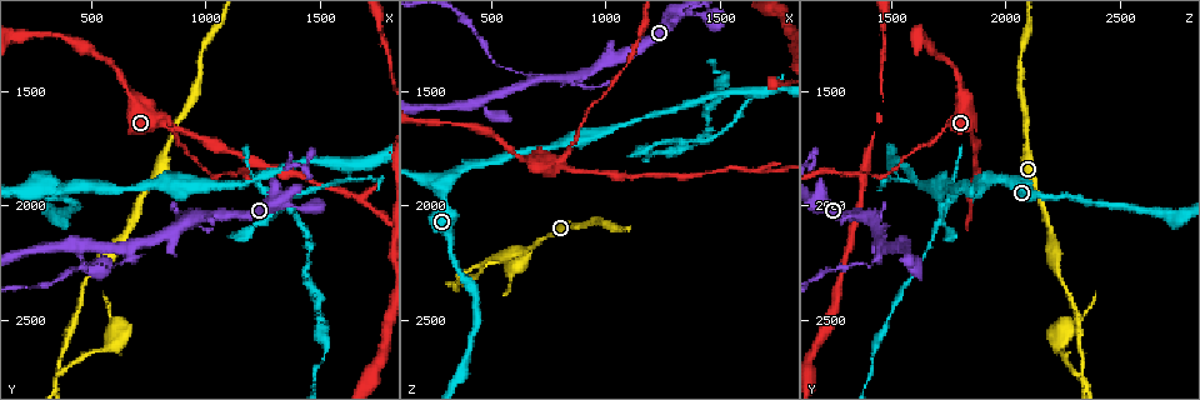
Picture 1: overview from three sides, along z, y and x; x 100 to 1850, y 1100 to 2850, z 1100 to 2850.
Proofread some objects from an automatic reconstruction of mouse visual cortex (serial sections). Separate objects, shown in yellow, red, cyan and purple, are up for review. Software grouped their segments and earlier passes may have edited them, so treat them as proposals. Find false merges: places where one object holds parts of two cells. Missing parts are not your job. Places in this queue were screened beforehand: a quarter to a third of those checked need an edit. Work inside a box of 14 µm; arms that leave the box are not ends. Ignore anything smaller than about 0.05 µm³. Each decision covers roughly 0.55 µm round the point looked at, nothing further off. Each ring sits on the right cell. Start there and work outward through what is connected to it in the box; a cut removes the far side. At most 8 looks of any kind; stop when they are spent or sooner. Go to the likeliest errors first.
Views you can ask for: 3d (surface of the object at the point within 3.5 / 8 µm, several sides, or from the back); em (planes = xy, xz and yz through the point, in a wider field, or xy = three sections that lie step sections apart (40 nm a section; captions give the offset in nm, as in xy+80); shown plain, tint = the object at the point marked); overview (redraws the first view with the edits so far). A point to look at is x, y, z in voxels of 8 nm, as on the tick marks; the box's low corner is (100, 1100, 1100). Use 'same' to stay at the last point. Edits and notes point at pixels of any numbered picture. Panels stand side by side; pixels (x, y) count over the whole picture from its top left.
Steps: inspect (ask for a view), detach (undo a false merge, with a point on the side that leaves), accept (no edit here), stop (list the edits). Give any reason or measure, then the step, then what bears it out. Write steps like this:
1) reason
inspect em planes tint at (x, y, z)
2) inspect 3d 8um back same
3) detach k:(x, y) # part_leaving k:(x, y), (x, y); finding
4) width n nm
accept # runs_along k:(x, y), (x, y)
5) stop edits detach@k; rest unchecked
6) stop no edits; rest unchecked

three-way junction
inspect em xy step 5 tint at (370, 2730, 2340)

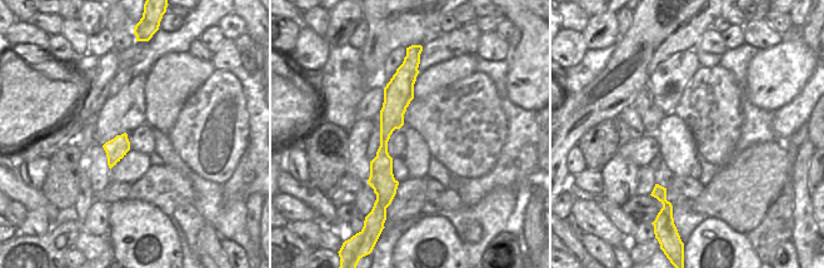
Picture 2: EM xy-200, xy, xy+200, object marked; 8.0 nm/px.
see where the arms go
inspect 3d 3.5um same

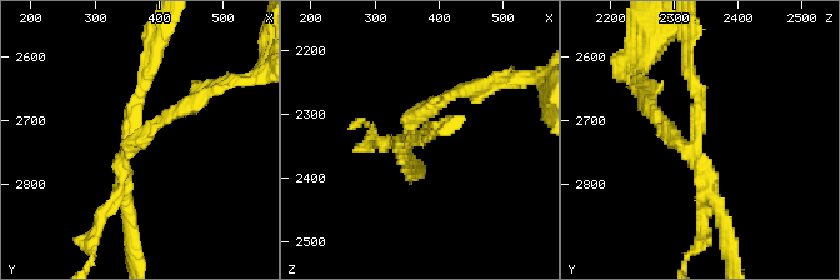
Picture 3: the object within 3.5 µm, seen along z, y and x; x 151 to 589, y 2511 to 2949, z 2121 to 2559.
accept # runs_along 2:(414, 70), (384, 137), (388, 197); all the same cell

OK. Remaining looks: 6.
inspect 3d 3.5um at (620, 2260, 1420)

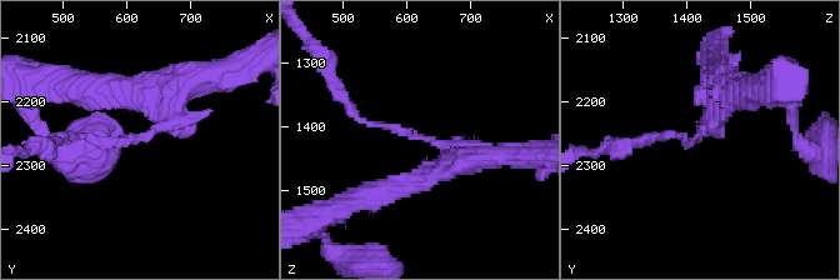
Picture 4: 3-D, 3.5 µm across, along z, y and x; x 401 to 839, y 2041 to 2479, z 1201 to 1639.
arm_widths 100, 300 nm; shape alone is not enough
inspect em planes tint at (610, 2260, 1410)

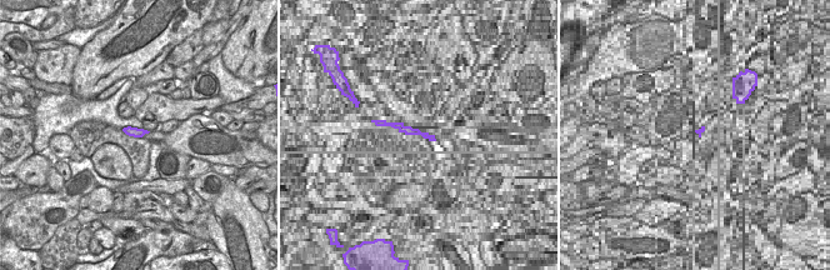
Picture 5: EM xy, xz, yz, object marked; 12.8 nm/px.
detach 4:(686, 143) # part_leaving 4:(701, 133), (689, 144), (675, 136), (644, 140); a second cell is stuck on

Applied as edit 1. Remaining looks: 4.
inspect overview

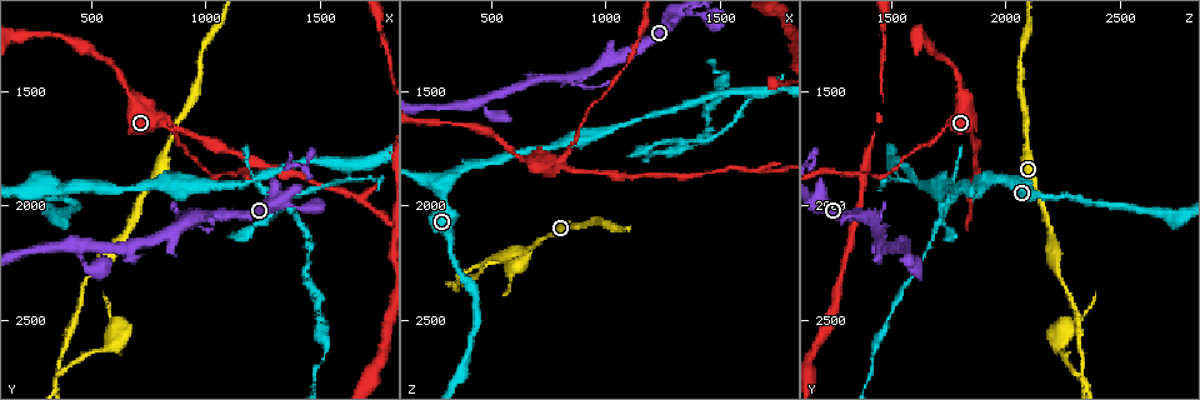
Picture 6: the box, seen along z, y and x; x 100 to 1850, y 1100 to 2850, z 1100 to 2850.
inspect 3d 3.5um at (1630, 1840, 1490)

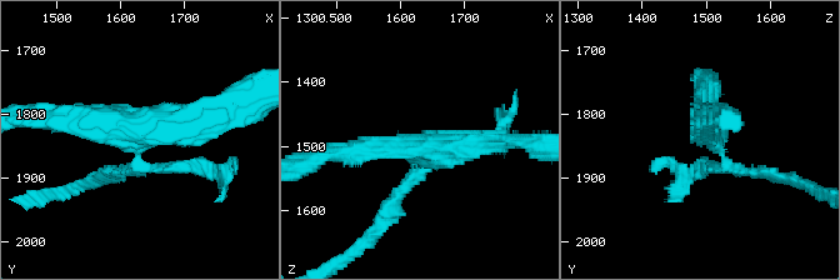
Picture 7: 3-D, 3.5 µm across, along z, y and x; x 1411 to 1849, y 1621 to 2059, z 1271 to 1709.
inspect em xy step 5 tint at (1625, 1825, 1500)

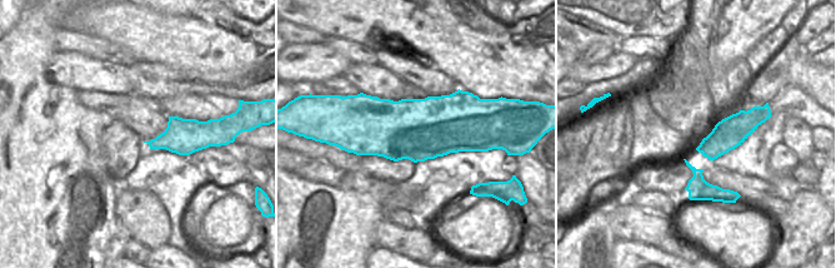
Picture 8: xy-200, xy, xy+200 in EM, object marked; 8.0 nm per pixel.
another direction
inspect em xy step 3 tint same

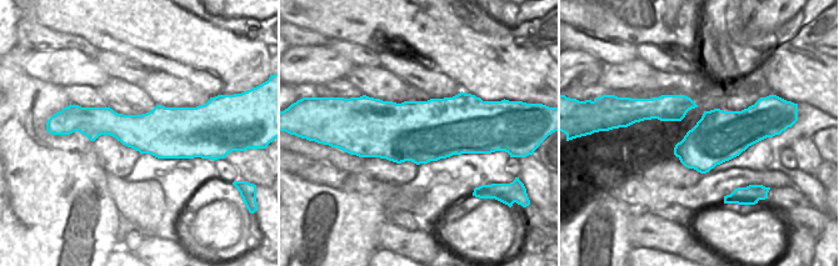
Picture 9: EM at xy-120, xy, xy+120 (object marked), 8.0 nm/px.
detach 7:(178, 166) # part_leaving 7:(134, 159), (134, 168), (65, 190); two cells meet here

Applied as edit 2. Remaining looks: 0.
stop edits detach@4, detach@7; rest unchecked

